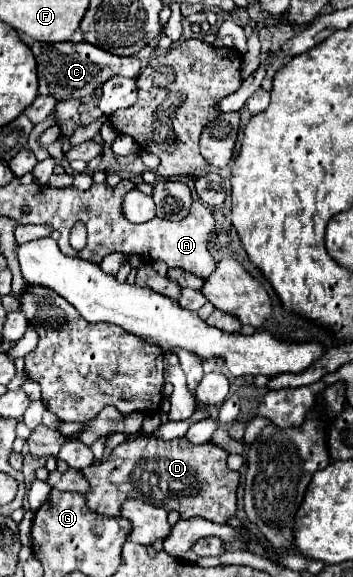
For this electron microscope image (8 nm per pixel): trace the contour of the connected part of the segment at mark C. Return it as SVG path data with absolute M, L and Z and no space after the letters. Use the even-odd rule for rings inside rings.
M20 36L24 44L30 46L30 50L36 56L38 64L38 80L40 80L40 94L52 94L58 102L68 98L86 98L92 94L96 86L102 86L112 76L126 76L136 78L140 72L140 60L136 56L114 56L102 48L96 48L90 42L54 42L54 44L42 44L36 40L30 40L30 36Z

